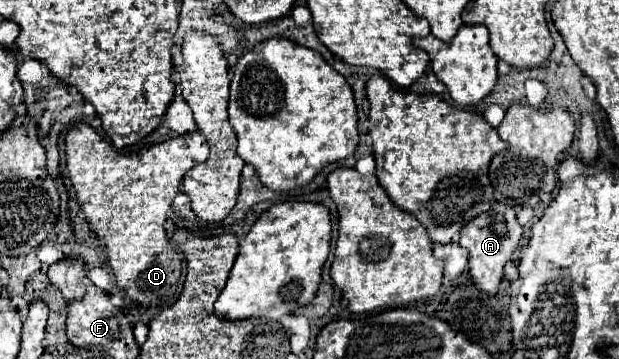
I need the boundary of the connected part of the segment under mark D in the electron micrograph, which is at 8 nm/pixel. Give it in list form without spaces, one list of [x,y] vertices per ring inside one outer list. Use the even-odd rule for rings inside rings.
[[[76,123],[66,135],[66,159],[72,185],[96,237],[108,249],[116,283],[140,307],[160,309],[164,297],[176,297],[180,255],[166,237],[164,221],[184,173],[206,161],[208,141],[200,131],[166,139],[136,153],[118,153],[90,125]]]

